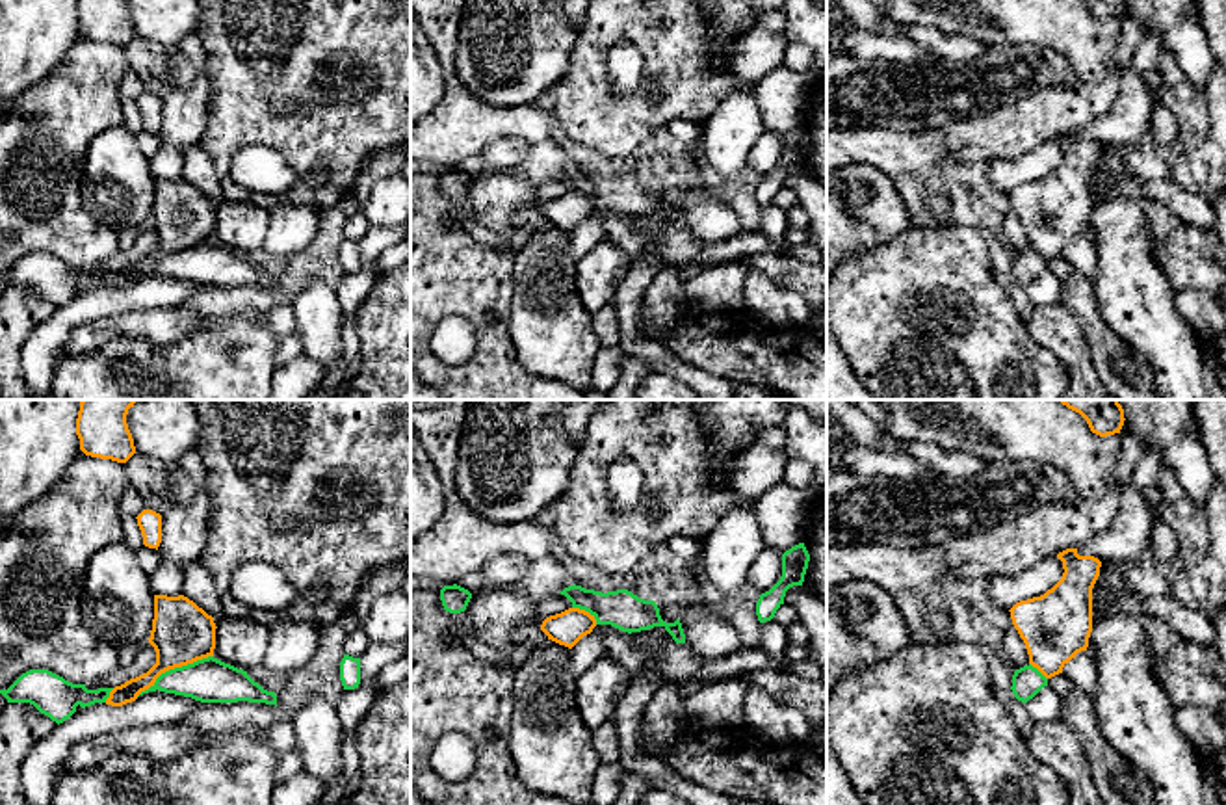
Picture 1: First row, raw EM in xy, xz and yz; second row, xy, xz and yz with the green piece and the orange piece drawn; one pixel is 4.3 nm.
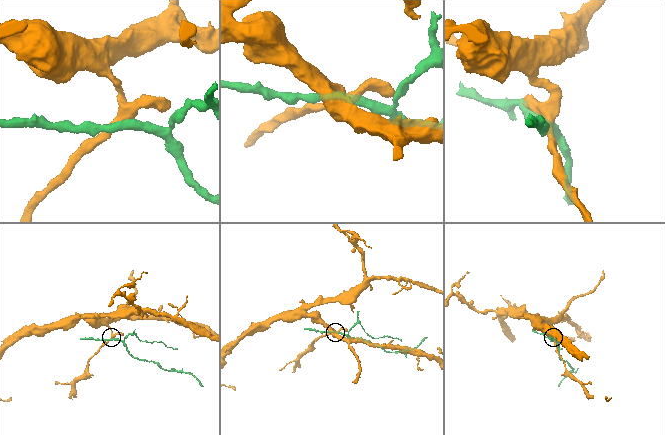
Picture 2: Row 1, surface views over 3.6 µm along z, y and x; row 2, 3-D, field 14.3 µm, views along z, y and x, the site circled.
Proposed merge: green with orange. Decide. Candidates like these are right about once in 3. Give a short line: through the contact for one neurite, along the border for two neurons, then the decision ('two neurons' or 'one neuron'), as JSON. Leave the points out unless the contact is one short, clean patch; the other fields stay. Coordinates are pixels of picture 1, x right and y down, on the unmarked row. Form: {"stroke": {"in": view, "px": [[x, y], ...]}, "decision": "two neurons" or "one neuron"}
{"stroke": {"in": "xy", "px": [[212, 238], [166, 253], [136, 279]]}, "decision": "two neurons"}

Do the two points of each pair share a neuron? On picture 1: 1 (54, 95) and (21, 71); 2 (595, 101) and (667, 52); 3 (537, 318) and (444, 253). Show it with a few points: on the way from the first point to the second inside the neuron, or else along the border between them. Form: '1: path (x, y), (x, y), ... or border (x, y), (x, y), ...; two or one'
1: border (67, 52), (19, 101); two
2: path (625, 112), (658, 110), (671, 95), (671, 82); one
3: border (515, 257), (509, 320), (511, 343); two

